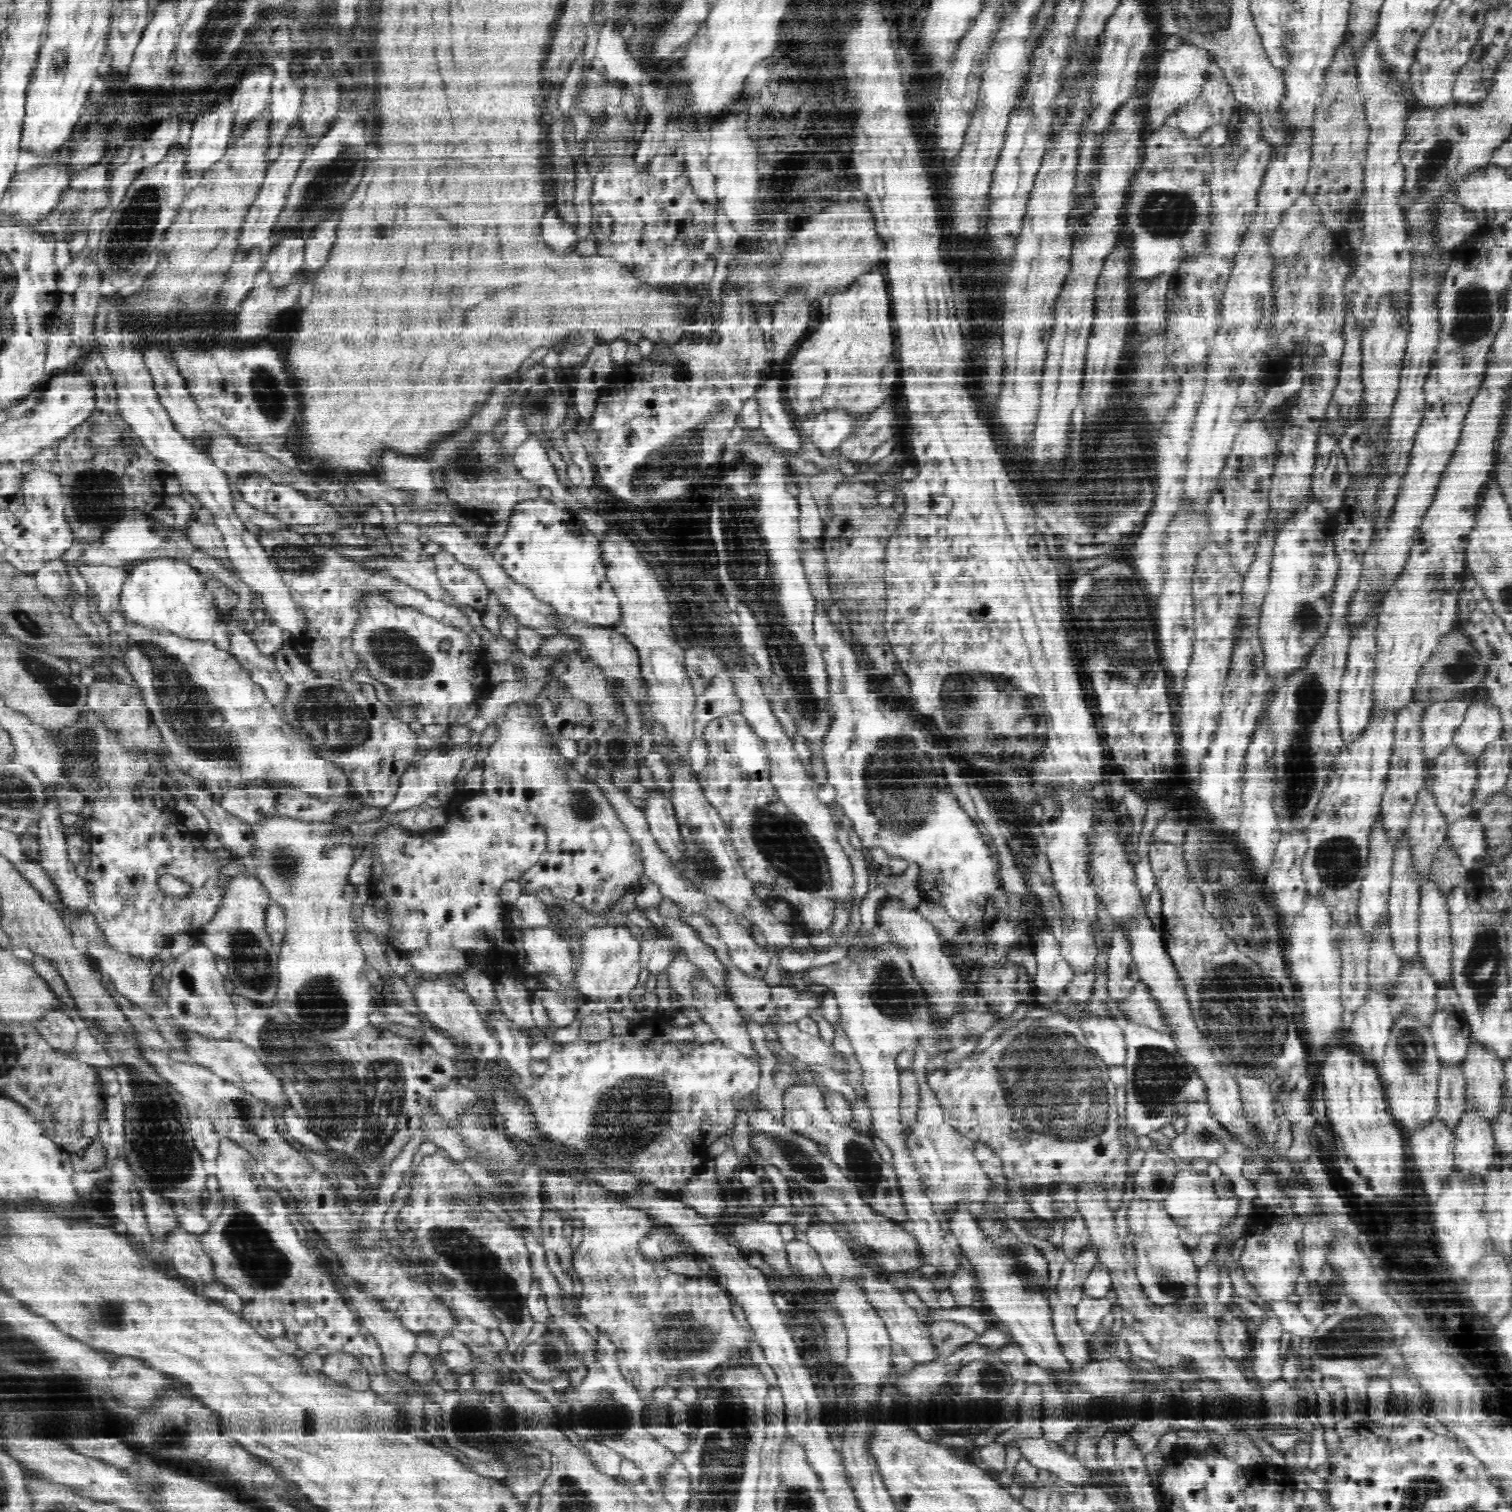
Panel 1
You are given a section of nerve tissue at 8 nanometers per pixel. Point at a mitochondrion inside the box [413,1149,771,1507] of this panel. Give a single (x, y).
(475, 1263)

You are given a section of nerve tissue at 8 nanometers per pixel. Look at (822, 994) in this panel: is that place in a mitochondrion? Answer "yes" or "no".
no

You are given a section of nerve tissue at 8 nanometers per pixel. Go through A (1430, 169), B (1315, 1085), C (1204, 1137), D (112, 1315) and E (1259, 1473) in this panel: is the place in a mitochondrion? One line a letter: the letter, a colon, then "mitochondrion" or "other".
A: mitochondrion
B: other
C: mitochondrion
D: mitochondrion
E: other

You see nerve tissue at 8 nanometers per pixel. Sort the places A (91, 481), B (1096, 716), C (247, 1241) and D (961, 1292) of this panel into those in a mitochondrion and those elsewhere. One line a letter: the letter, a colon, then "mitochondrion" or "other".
A: mitochondrion
B: other
C: mitochondrion
D: other

